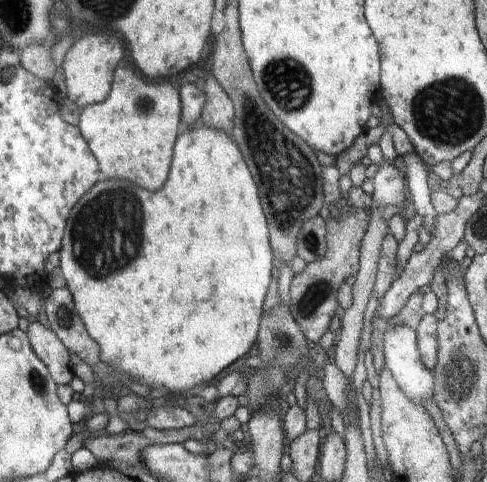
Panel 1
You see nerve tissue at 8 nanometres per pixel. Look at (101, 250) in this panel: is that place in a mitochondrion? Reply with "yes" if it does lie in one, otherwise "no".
yes

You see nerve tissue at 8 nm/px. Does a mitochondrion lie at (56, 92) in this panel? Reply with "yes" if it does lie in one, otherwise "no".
no

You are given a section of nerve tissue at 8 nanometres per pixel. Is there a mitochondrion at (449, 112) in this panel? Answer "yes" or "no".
yes

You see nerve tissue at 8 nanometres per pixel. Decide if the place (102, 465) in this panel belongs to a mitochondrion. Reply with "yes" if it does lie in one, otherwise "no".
no

